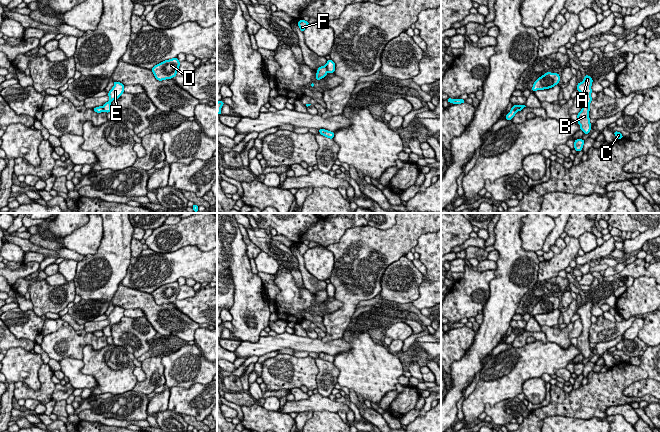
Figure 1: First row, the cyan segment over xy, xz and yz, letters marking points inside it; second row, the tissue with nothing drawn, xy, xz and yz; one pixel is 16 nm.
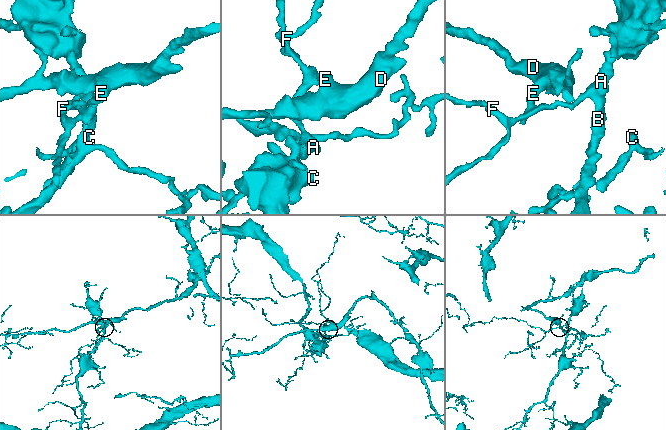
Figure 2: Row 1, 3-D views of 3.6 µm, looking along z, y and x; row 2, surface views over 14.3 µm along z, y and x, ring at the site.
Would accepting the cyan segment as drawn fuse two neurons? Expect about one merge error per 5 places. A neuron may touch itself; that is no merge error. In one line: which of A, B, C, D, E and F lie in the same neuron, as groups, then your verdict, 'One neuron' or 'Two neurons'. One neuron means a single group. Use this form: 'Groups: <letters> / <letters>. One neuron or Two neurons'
Groups: A B C F / D E. Two neurons

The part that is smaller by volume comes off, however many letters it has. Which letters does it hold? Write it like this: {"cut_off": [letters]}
{"cut_off": ["D", "E"]}

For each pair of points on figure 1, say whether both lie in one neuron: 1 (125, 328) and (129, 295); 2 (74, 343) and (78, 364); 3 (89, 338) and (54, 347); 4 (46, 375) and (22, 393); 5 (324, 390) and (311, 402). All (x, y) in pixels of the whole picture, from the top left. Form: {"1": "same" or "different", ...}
{"1": "different", "2": "different", "3": "same", "4": "same", "5": "different"}

